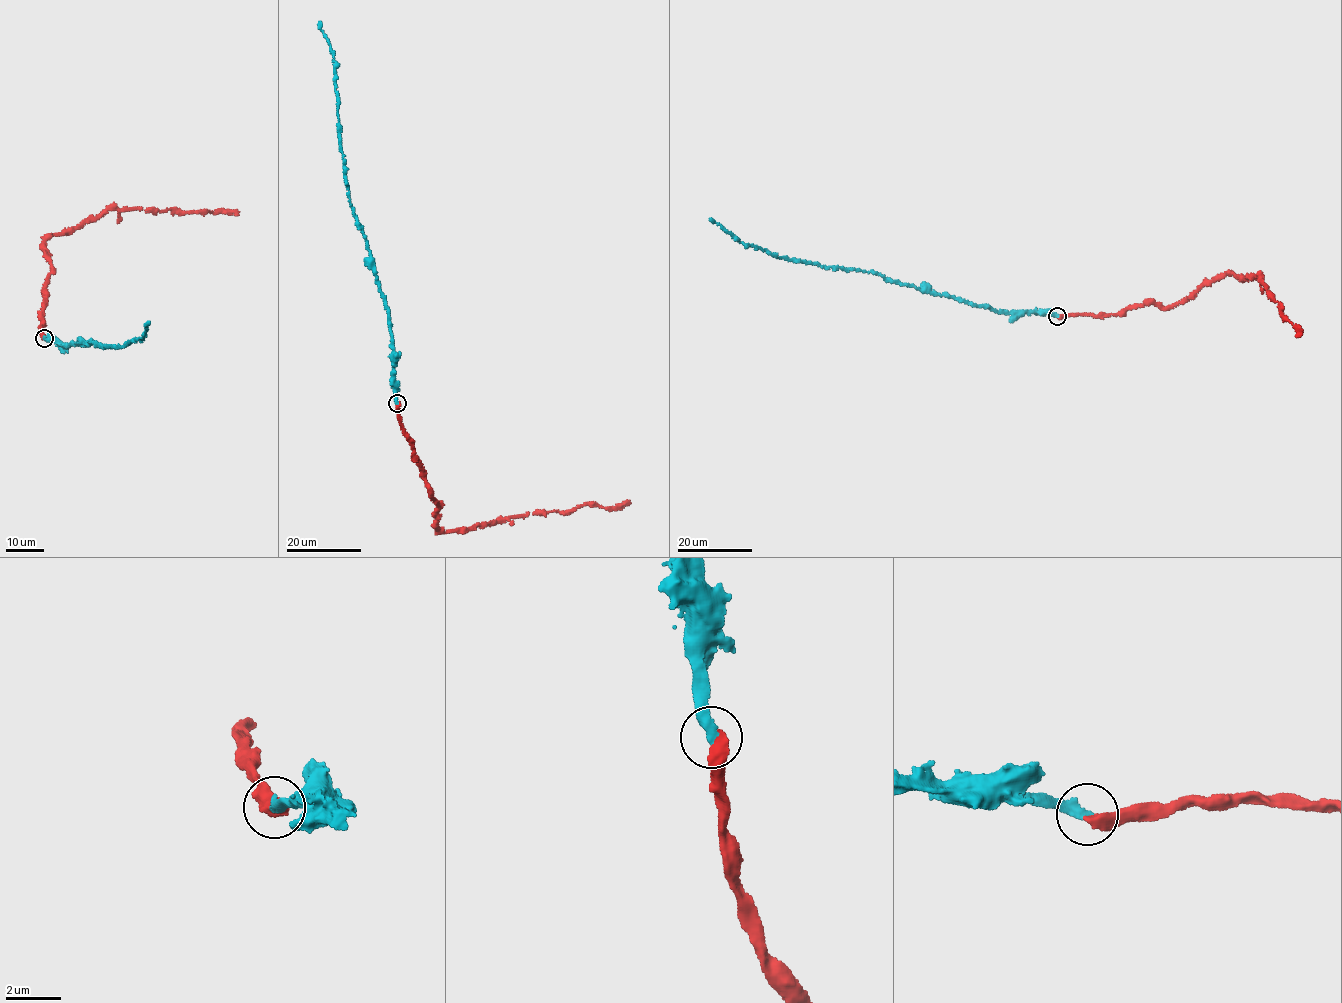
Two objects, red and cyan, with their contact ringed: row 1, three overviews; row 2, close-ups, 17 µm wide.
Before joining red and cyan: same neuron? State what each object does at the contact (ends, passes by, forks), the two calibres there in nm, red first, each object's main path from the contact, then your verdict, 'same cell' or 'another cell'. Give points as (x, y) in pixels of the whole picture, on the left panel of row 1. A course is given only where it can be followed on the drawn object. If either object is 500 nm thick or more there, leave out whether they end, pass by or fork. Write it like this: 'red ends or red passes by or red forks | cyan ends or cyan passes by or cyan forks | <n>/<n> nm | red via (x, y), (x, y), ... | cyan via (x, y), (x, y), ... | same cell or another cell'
500/320 nm | red via (45, 338), (39, 317), (51, 270), (42, 247), (51, 234), (73, 232), (108, 209), (239, 211) | cyan via (45, 338), (67, 348), (89, 341), (122, 347), (141, 339), (149, 322) | same cell

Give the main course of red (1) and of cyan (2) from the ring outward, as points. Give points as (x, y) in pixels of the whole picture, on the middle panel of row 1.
1: (397, 403), (412, 456), (440, 505), (435, 526), (440, 530), (587, 504), (607, 508), (630, 502)
2: (397, 403), (389, 308), (379, 289), (365, 235), (350, 204), (340, 144), (334, 62), (319, 21)

